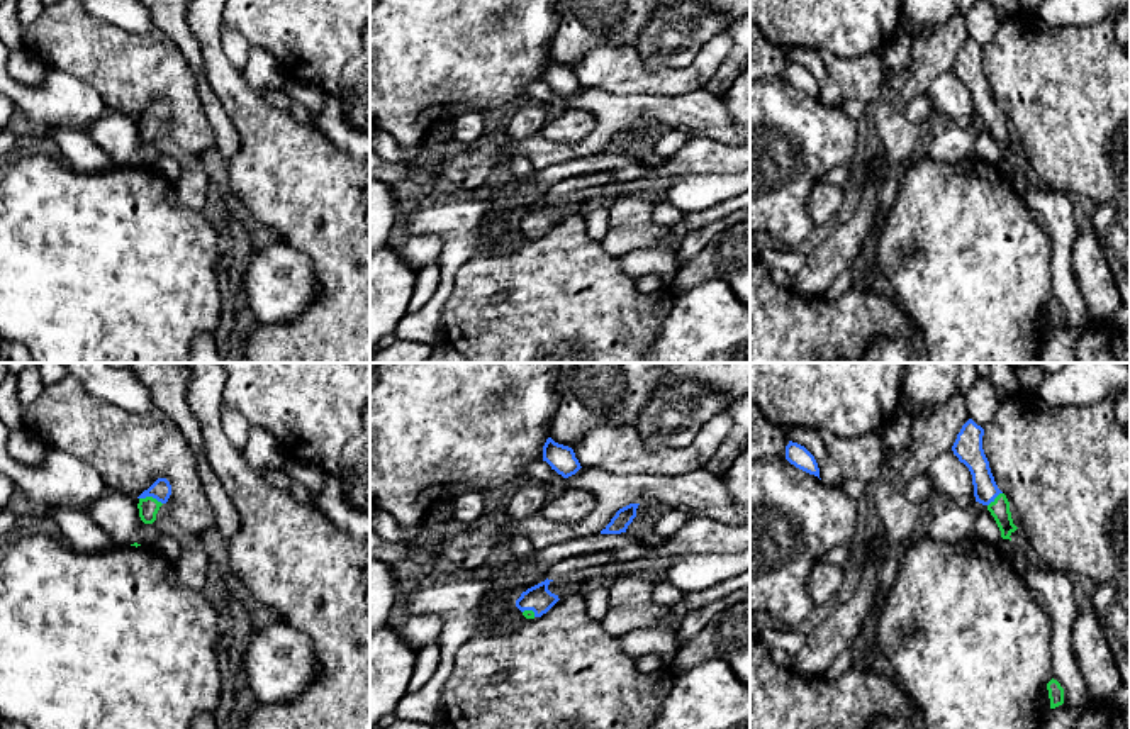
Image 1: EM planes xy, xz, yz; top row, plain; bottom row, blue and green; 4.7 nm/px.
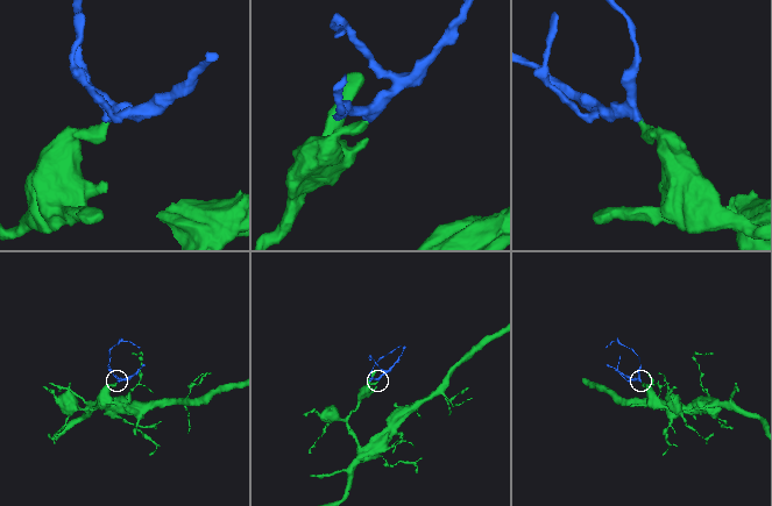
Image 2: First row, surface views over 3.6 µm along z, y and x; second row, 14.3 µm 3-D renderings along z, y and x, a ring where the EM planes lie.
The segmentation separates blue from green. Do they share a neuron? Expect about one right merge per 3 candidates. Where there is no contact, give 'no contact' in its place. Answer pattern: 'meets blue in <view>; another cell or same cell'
meets blue in xy; same cell

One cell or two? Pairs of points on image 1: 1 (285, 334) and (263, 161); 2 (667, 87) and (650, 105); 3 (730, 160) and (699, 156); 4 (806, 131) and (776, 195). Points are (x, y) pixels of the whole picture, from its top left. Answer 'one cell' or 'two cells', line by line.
1: one cell
2: two cells
3: one cell
4: one cell

